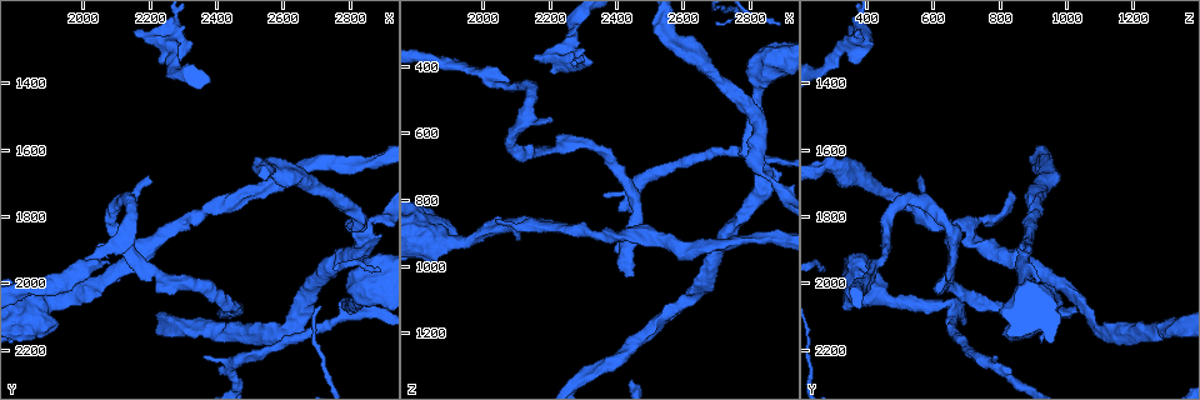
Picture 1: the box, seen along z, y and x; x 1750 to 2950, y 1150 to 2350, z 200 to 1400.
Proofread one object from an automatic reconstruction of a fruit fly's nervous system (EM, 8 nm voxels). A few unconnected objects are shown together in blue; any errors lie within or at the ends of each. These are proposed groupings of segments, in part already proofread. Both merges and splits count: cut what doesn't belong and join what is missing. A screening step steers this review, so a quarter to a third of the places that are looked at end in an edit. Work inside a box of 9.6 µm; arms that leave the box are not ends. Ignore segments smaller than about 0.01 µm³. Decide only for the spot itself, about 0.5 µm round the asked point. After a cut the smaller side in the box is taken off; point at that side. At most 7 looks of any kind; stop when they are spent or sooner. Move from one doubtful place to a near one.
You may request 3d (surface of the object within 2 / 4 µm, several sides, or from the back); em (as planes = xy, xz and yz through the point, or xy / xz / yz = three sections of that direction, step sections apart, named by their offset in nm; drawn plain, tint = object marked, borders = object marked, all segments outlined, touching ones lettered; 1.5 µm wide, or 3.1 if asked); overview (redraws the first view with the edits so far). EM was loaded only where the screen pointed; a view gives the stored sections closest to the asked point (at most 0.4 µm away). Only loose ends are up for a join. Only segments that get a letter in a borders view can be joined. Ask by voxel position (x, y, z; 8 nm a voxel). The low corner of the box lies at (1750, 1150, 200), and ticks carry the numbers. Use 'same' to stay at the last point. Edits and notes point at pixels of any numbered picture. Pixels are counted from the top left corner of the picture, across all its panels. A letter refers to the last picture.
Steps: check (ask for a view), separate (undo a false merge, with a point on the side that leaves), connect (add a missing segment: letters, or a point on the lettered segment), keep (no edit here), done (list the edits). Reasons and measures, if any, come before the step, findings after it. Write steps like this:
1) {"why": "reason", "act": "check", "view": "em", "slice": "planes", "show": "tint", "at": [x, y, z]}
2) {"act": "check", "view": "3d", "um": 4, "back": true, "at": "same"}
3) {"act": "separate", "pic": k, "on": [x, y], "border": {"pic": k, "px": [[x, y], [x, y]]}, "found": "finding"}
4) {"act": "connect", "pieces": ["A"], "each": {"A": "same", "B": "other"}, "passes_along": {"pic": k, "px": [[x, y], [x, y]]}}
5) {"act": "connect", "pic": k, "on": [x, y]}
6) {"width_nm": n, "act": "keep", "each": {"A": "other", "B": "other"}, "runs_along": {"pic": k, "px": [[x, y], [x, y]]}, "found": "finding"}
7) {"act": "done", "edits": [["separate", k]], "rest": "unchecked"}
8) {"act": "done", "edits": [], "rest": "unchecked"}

{"why": "an open end", "act": "check", "view": "3d", "um": 4, "at": [2200, 1690, 560]}

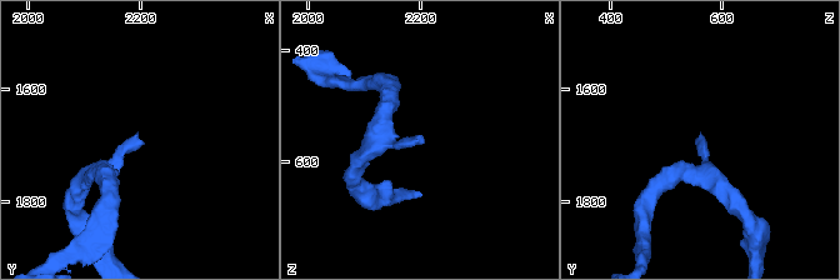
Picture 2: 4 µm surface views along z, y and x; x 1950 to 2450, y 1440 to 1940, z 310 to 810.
{"act": "check", "view": "em", "slice": "xy", "step": 4, "show": "tint", "at": [2200, 1680, 565]}

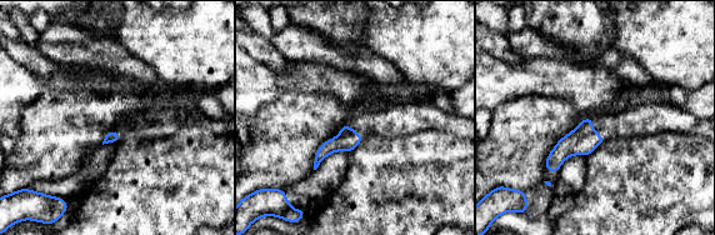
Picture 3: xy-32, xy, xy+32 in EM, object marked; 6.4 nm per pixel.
{"why": "another direction", "act": "check", "view": "em", "slice": "planes", "show": "borders", "at": "same"}

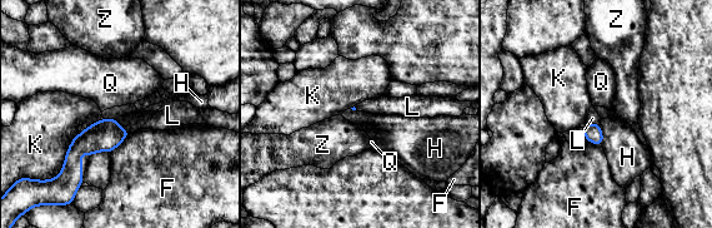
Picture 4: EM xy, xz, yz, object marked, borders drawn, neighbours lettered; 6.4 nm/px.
{"act": "connect", "pieces": ["L"], "each": {"F": "other", "H": "other", "K": "other", "L": "same", "Q": "other", "Z": "other"}, "passes_along": {"pic": 4, "px": [[592, 132], [593, 124], [592, 118]]}, "found": "the neuron continues"}

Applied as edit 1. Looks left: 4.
{"act": "check", "view": "overview"}

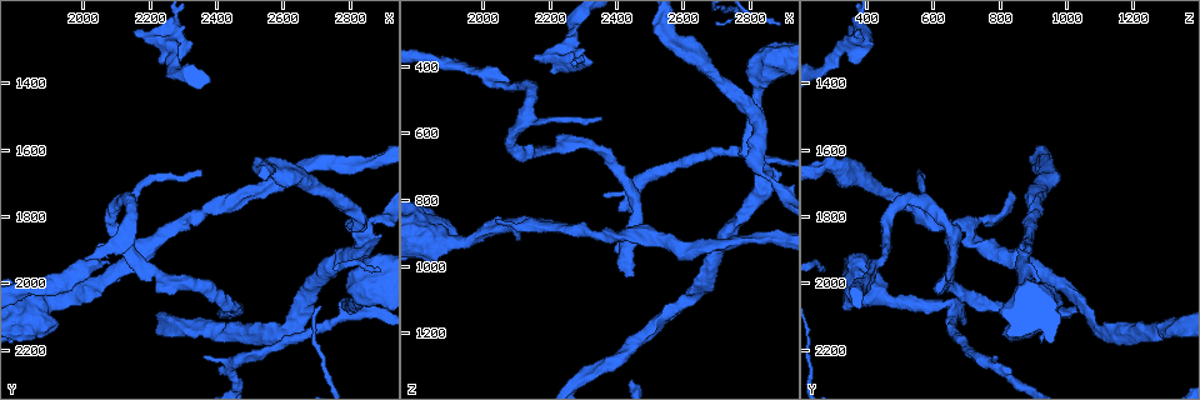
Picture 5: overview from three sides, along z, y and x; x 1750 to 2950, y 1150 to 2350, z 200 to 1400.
{"act": "check", "view": "3d", "um": 2, "at": [2050, 1890, 860]}

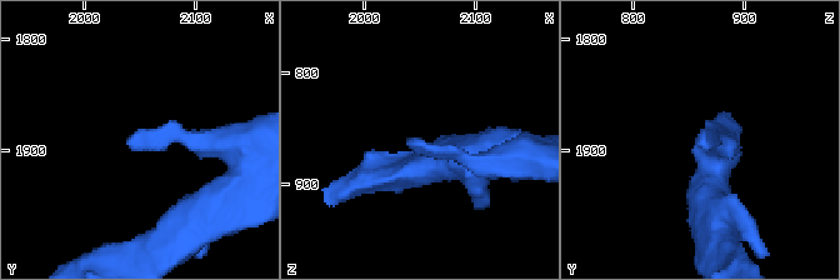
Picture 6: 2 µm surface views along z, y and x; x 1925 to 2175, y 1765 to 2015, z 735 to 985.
{"why": "shape alone is not enough", "act": "check", "view": "em", "slice": "yz", "step": 4, "show": "borders", "at": [2042, 1886, 860]}

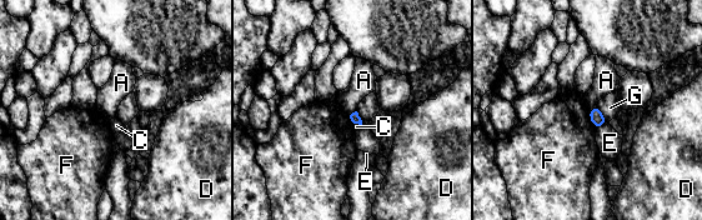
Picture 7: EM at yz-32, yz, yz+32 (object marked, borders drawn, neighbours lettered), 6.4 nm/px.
{"why": "cut it another way", "act": "check", "view": "em", "slice": "planes", "show": "borders", "at": "same"}

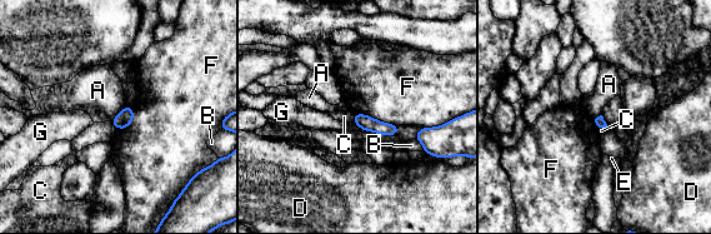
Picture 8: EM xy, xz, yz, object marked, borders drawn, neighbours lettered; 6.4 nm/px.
{"act": "keep", "each": {"A": "other", "B": "other", "C": "other", "D": "other", "E": "other", "F": "other", "G": "other"}, "border": {"pic": 8, "px": [[126, 105], [111, 122]]}, "found": "none of them fits"}

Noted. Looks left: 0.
{"act": "done", "edits": [["connect", 4]], "rest": "unchecked"}

